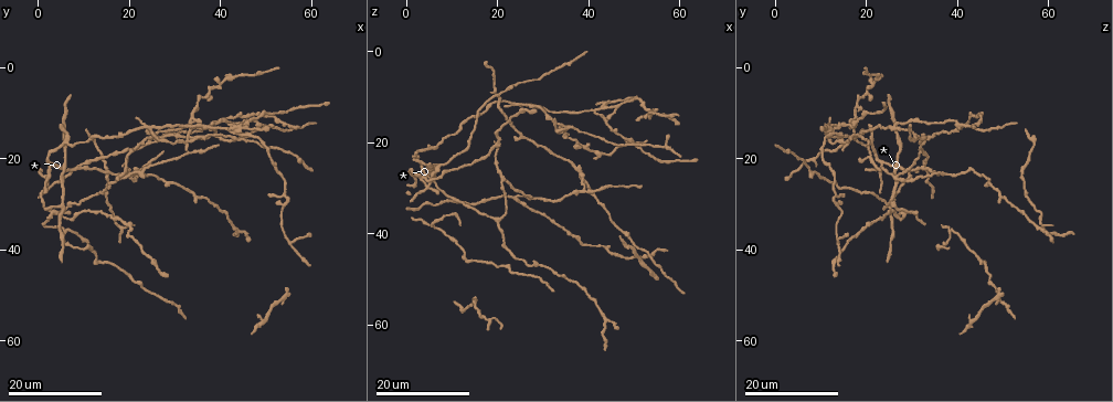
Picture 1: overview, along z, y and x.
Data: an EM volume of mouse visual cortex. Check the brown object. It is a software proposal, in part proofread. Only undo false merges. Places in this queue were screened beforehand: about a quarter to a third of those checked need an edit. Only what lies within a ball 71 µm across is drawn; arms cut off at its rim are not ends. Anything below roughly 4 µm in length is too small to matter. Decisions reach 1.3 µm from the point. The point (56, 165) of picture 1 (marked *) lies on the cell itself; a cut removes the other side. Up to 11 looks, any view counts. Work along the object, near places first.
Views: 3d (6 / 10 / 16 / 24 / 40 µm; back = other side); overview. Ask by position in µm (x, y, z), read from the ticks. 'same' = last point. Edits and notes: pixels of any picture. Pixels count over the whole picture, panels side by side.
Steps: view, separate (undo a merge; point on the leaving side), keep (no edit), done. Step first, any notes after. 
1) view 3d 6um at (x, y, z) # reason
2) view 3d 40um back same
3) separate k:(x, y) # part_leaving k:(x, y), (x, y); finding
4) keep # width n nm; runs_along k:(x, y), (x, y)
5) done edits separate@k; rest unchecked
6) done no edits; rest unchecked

view 3d 16um at (20.5, 24.0, 26.5)

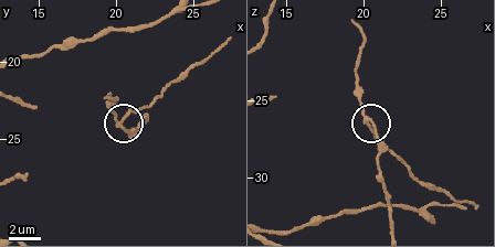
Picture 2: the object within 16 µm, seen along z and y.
view 3d 10um at (20.2, 24.0, 26.4)

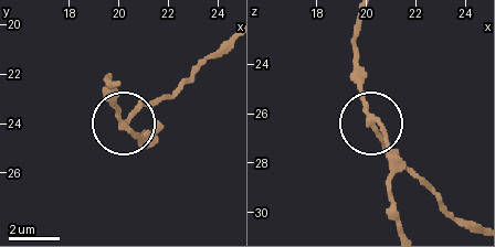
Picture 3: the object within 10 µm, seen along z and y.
separate 3:(138, 107) # width 190 nm; part_leaving 3:(120, 128), (203, 58), (229, 45); two cells meet here

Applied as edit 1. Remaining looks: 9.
view 3d 16um at (5.5, 22.0, 27.0)

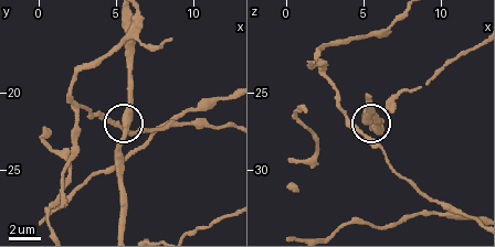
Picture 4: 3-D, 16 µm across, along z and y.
view 3d 6um at (6.0, 21.8, 26.6)

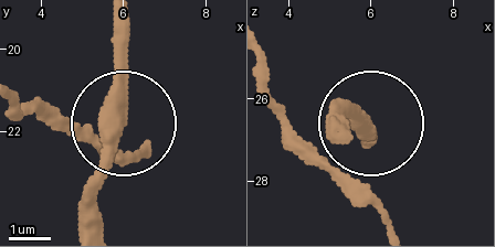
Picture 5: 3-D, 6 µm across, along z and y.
view 3d 6um back at (5.80, 21.60, 26.65)

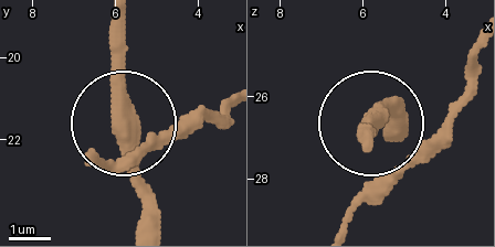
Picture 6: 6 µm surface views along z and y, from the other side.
keep # width 370 nm; runs_along 6:(196, 114), (128, 120), (125, 19); all the same cell

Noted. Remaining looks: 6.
view 3d 16um at (38.0, 12.5, 26.5) # small branch off a trunk

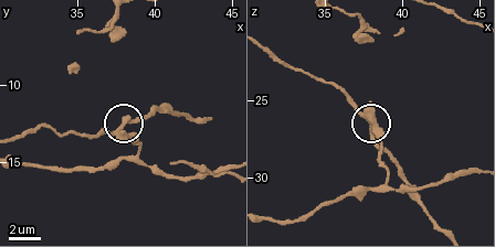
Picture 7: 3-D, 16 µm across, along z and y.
view 3d 10um same

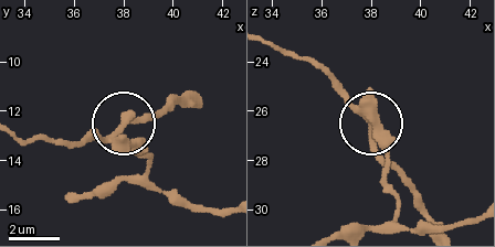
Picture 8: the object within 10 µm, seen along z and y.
view 3d 6um same

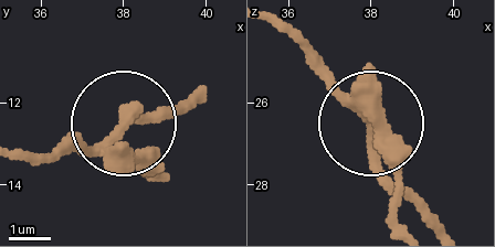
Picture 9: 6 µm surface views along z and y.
separate 9:(69, 143) # arms 5; part_leaving 9:(350, 105), (428, 228); two cells meet here

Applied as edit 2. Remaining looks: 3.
view 3d 24um at (44.5, 35.5, 58.5) # three arms meet

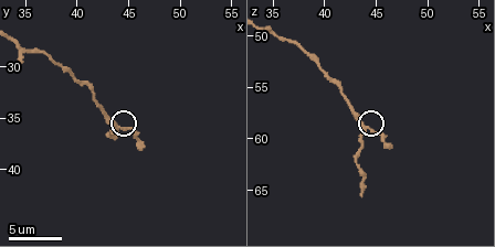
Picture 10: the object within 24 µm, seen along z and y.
view 3d 6um at (44.2, 35.8, 58.8)

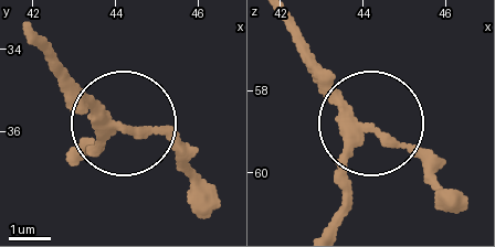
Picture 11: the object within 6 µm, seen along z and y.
keep # arms 3; runs_along 11:(288, 27), (327, 89), (366, 125), (348, 163), (348, 213); one cell here

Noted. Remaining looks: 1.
done edits separate@3, separate@9; rest unchecked

